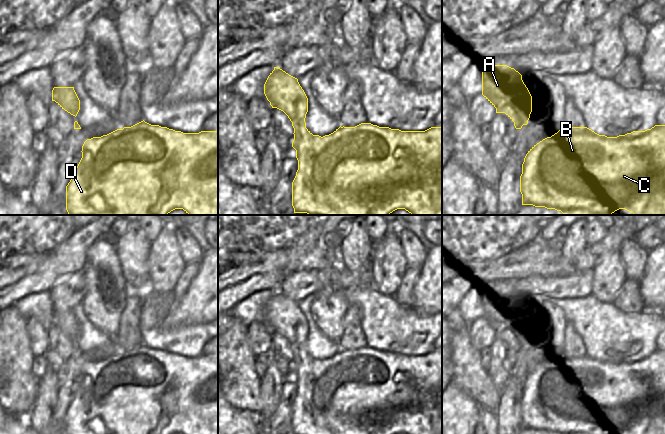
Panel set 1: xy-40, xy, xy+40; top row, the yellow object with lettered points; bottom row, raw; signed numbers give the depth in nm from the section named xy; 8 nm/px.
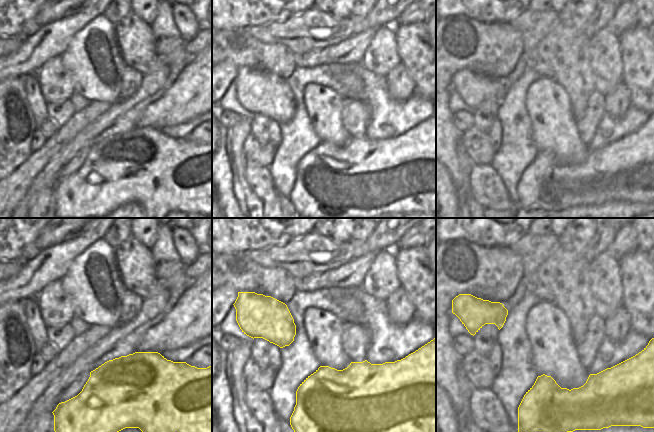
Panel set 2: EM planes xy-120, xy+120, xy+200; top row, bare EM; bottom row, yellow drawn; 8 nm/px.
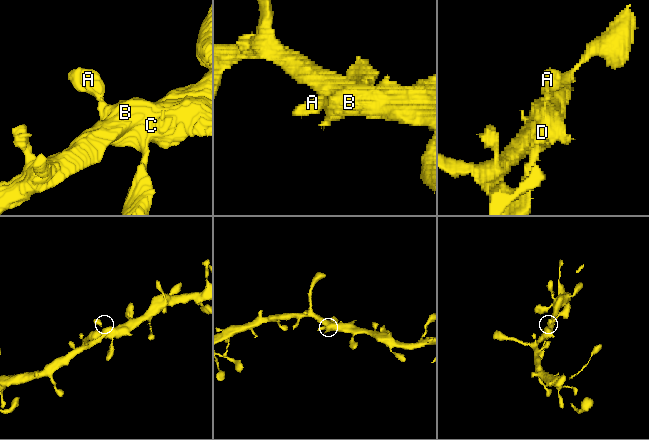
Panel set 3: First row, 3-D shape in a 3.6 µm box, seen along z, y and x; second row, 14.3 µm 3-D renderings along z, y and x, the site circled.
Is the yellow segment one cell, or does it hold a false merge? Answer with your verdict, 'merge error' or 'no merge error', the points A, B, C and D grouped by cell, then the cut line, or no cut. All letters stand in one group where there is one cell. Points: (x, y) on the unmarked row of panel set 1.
no merge error | A B C D | no cut

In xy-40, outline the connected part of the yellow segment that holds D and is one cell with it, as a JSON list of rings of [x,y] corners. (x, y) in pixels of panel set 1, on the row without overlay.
[[[143,344],[131,351],[87,363],[81,376],[82,382],[66,410],[66,434],[218,434],[218,355],[183,357],[167,351],[151,349]]]

